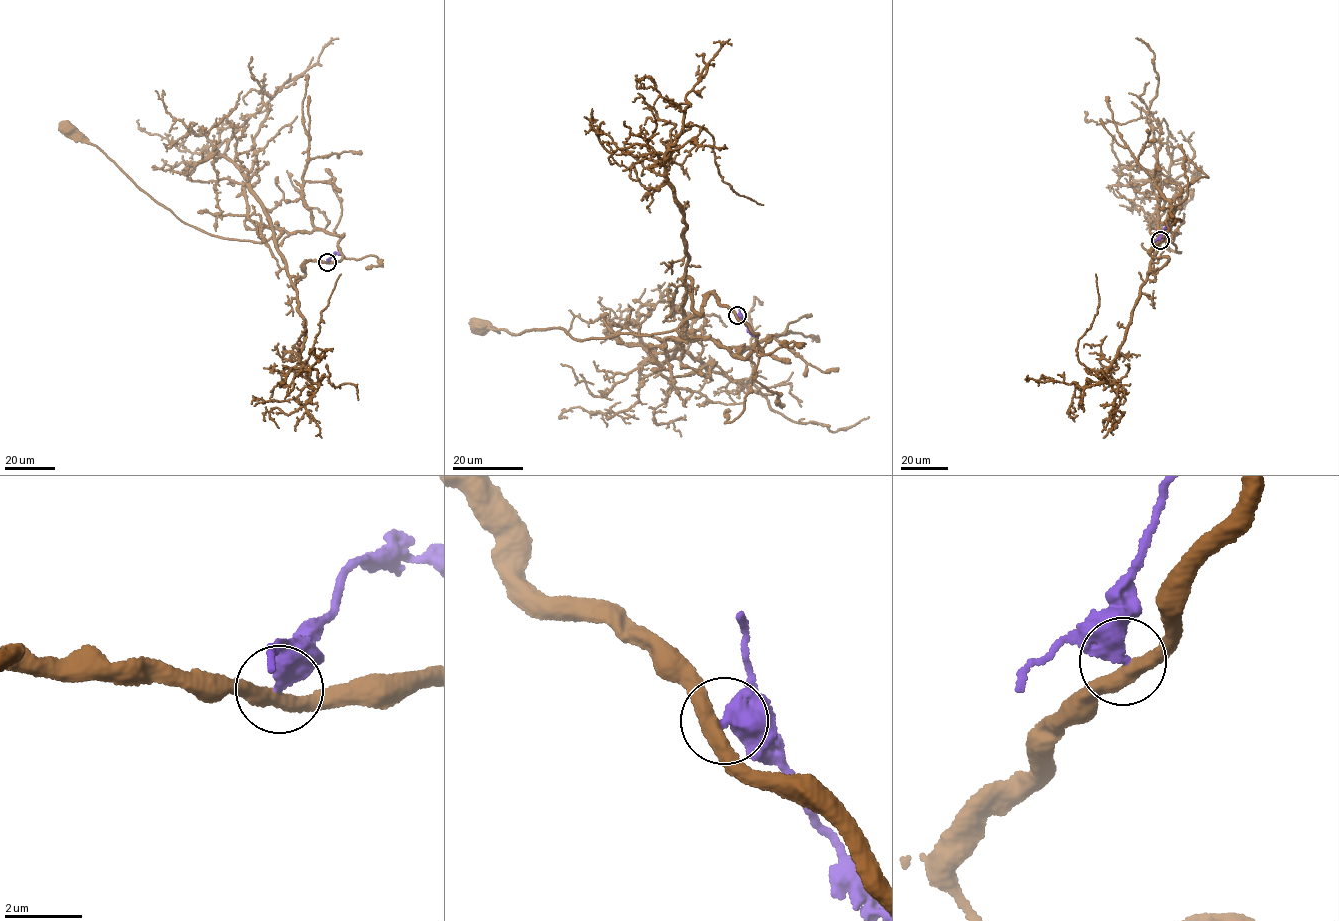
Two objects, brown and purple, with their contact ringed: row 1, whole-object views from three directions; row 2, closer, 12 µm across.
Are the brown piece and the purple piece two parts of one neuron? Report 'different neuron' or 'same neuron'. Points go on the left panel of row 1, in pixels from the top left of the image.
different neuron

